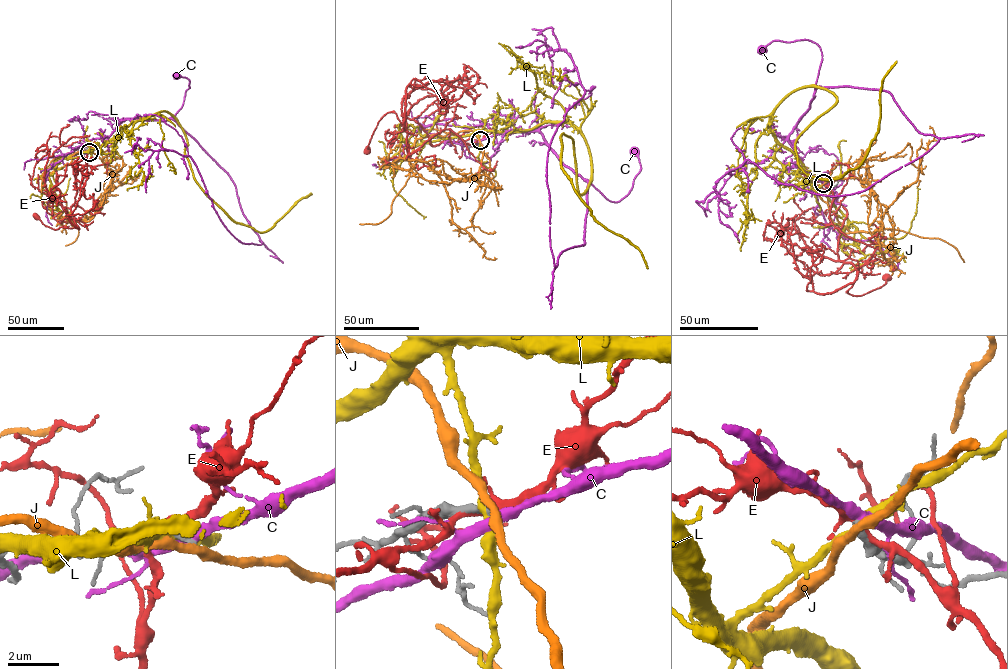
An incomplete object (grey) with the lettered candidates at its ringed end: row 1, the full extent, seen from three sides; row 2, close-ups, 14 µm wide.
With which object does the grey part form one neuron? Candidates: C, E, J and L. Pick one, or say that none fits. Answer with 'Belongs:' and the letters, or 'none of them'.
Belongs: none of them

